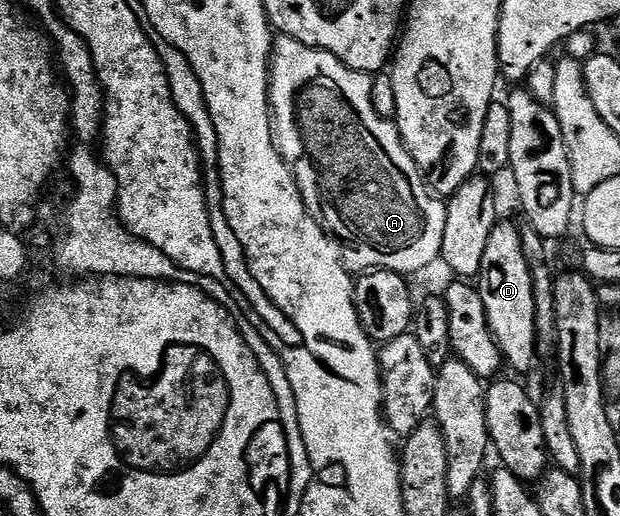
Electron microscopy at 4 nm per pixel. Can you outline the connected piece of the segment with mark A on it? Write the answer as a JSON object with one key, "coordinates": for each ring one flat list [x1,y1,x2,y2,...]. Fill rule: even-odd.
{"coordinates":[[280,35,274,41,271,54,271,115,275,143,279,153,283,155,283,161,291,167,291,173,295,176,305,206,311,211,312,216,322,221,326,231,342,245,343,259,348,269,363,268,359,270,419,274,422,273,423,268,429,265,429,262,433,262,443,255,447,205,436,193,431,191,424,173,420,172,417,162,411,157,411,152,403,145,403,136,399,132,399,125,395,123,394,119,379,116,377,110,373,110,372,83,372,77,368,73,347,68,332,52,322,52,319,48,305,46,300,40,295,40,291,36]]}

